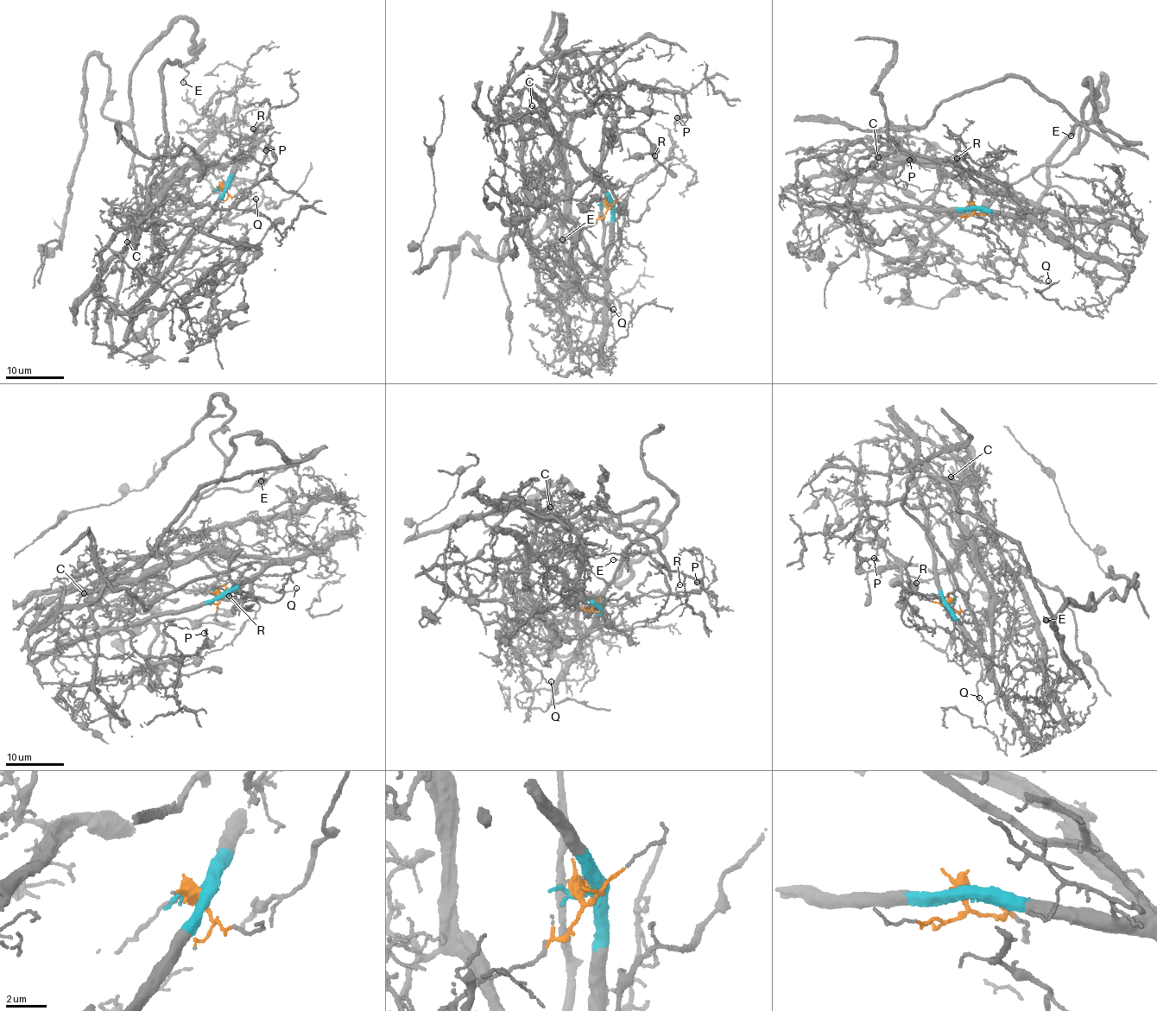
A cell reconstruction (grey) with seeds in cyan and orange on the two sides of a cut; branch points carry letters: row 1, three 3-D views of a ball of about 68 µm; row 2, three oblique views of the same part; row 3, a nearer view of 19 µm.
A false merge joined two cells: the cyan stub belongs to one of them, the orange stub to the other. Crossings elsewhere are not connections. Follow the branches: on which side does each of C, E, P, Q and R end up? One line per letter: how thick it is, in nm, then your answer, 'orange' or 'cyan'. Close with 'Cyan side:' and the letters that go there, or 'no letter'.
C: 90 nm | cyan
E: 130 nm | orange
P: 140 nm | cyan
Q: 110 nm | orange
R: 110 nm | cyan
Cyan side: C, P, R

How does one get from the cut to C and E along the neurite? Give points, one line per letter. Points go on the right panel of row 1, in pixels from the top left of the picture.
C: (974, 208), (898, 206), (886, 192), (879, 173), (888, 159), (896, 161), (888, 163), (877, 157)
E: (974, 208), (1006, 223), (985, 205), (1085, 136), (1092, 83), (1100, 129), (1071, 135)

